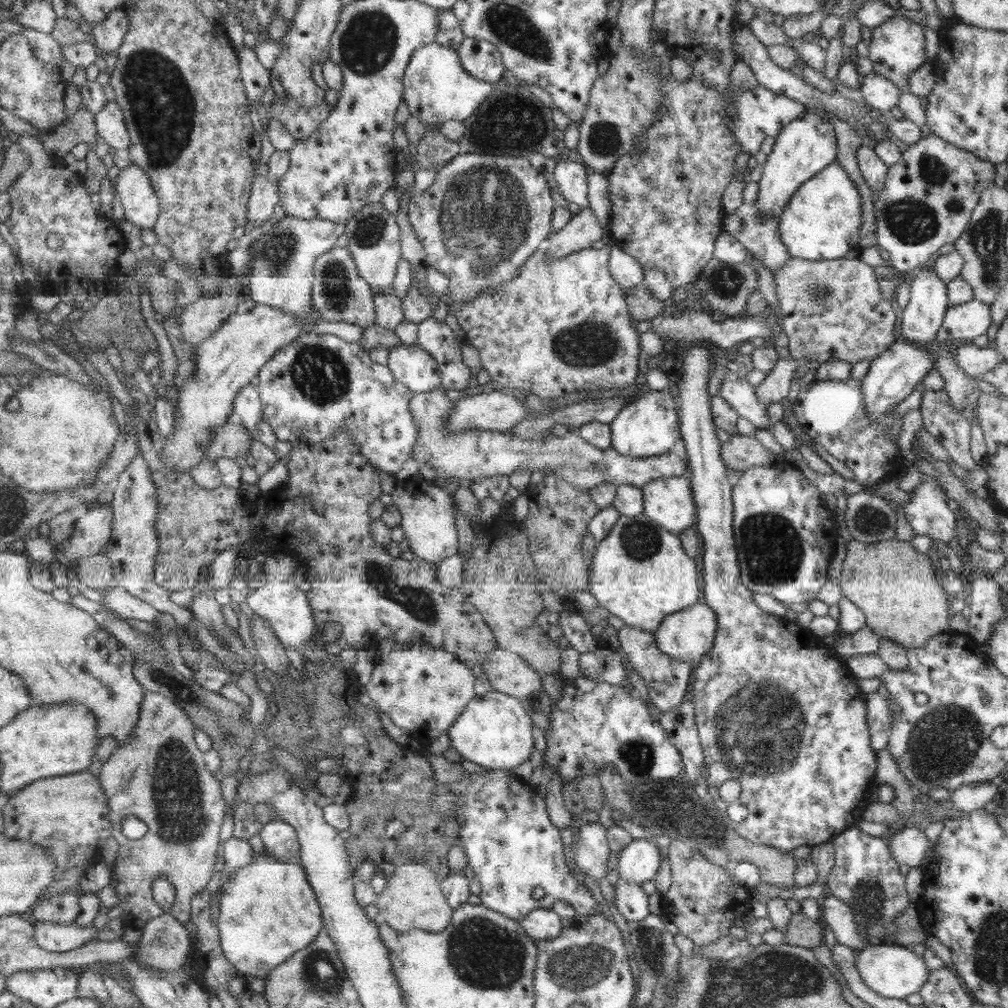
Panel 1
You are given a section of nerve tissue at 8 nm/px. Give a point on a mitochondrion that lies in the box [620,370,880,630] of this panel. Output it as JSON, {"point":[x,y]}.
{"point":[772,552]}

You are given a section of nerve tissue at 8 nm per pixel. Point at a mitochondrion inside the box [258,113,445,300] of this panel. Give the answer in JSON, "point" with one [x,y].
{"point":[371,228]}

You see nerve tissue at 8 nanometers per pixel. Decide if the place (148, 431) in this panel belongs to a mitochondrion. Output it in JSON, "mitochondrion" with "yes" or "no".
{"mitochondrion":"no"}

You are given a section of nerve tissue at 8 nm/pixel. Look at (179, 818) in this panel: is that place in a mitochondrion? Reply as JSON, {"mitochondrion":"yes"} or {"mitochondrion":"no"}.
{"mitochondrion":"yes"}

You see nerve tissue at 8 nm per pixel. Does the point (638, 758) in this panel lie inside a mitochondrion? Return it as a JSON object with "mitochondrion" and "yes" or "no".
{"mitochondrion":"yes"}

